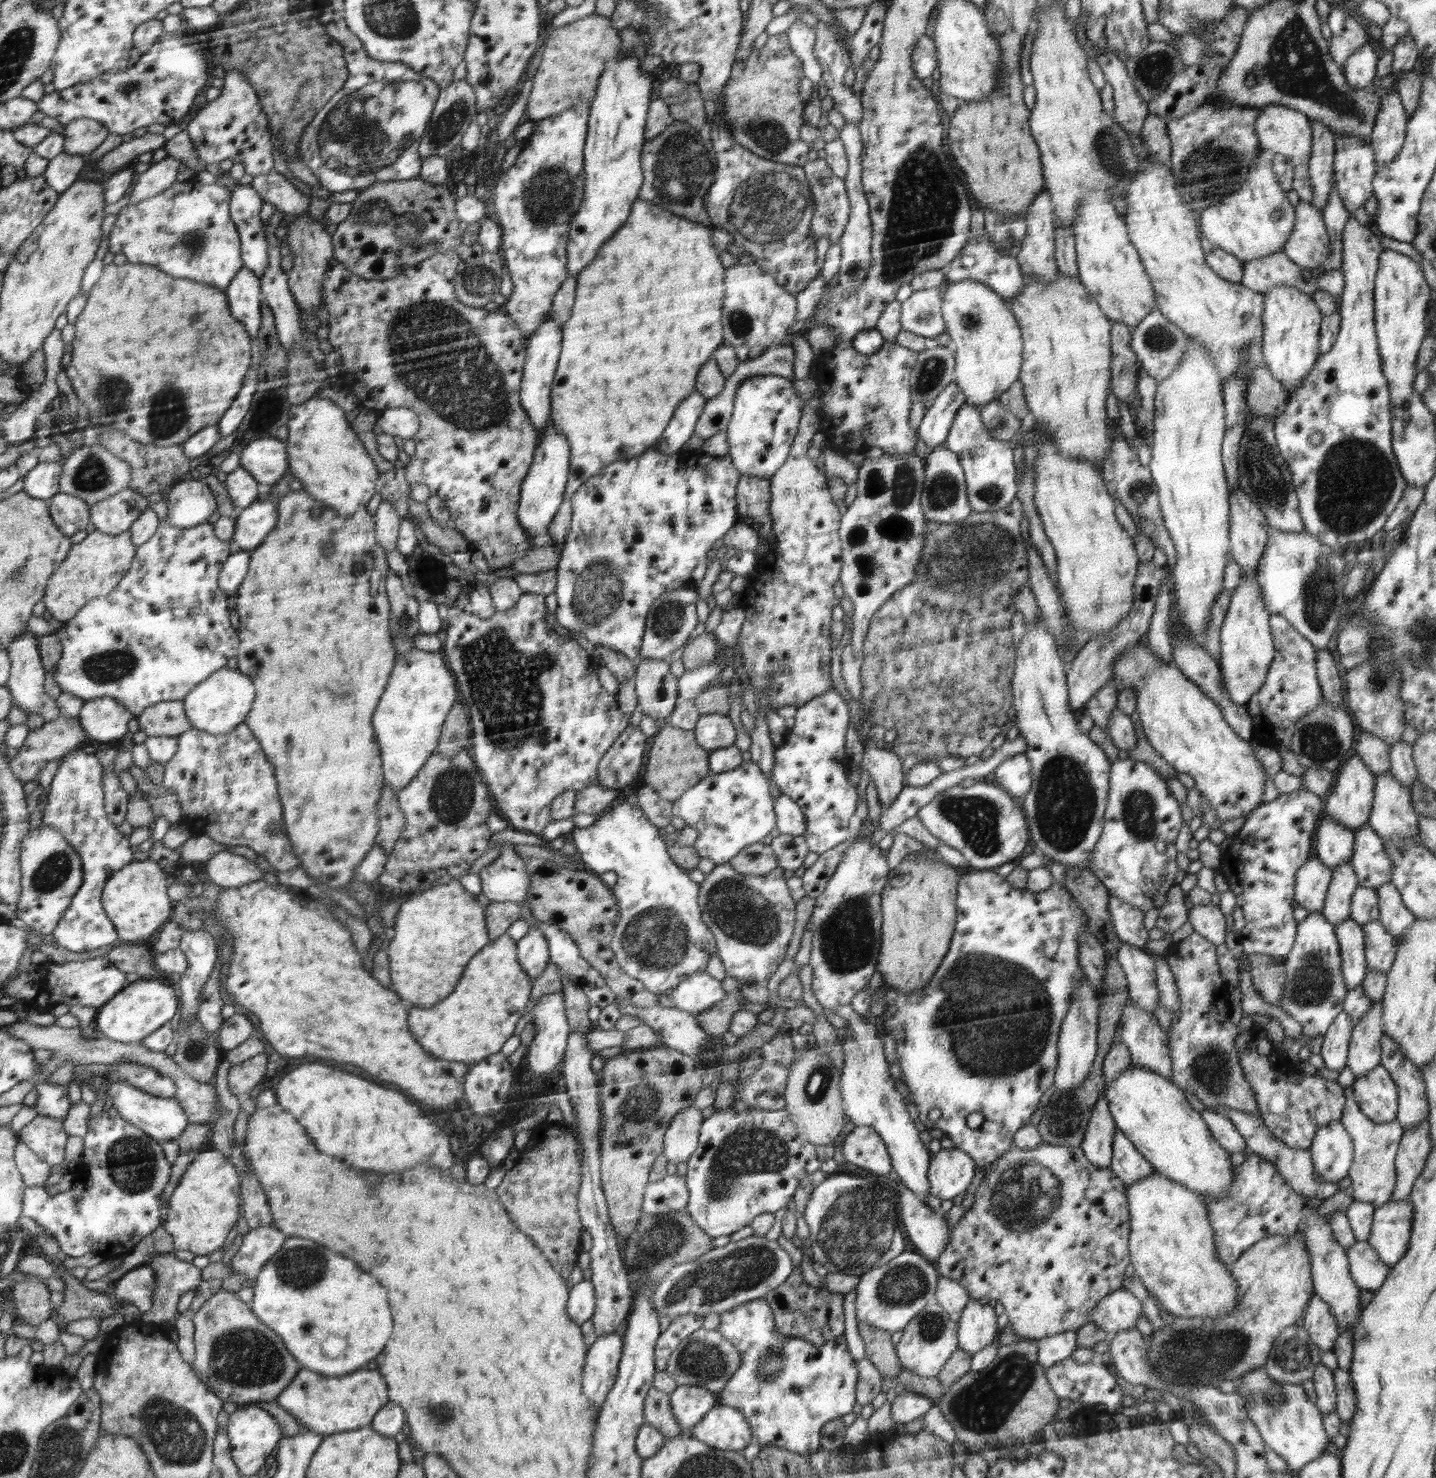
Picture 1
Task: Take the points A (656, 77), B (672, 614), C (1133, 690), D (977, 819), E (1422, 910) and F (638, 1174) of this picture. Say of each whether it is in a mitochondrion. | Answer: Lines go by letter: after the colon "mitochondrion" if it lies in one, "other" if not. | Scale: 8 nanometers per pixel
A: other
B: mitochondrion
C: other
D: mitochondrion
E: other
F: other

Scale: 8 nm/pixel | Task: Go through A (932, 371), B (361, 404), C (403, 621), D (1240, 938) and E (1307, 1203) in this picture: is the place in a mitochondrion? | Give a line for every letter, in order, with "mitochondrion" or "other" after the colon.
A: mitochondrion
B: other
C: mitochondrion
D: other
E: other

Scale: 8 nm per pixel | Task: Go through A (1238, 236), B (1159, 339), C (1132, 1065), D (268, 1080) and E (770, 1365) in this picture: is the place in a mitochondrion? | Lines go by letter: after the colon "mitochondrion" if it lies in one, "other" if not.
A: other
B: mitochondrion
C: other
D: other
E: mitochondrion

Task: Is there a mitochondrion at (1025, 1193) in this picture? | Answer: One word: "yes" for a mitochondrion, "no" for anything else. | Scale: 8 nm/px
yes

